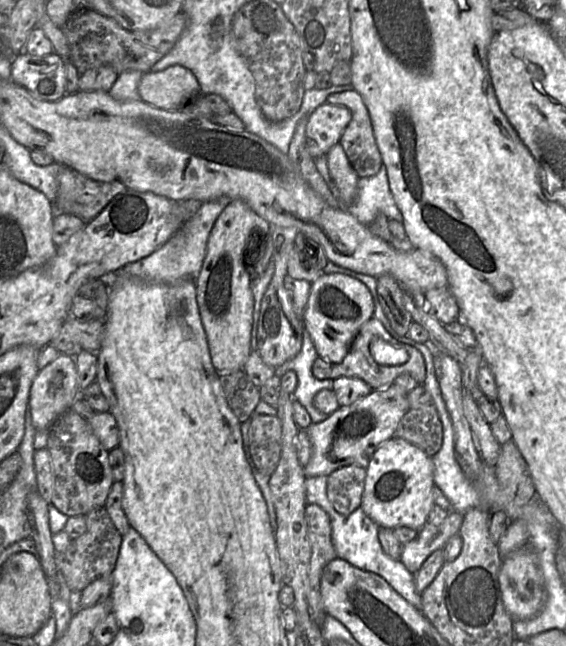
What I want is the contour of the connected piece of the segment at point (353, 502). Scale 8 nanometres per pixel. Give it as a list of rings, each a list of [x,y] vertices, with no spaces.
[[[348,465],[327,477],[327,496],[338,513],[348,516],[361,506],[366,468]]]

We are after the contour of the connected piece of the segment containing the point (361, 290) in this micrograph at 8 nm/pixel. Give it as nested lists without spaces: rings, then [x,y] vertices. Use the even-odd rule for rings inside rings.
[[[324,273],[311,285],[303,322],[318,356],[329,362],[340,363],[348,354],[359,329],[373,317],[373,313],[372,295],[363,282],[341,273]]]

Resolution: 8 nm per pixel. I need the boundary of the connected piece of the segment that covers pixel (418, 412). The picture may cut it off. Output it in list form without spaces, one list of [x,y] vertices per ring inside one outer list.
[[[434,404],[410,409],[399,423],[396,436],[417,446],[430,457],[437,454],[443,445],[444,431]]]

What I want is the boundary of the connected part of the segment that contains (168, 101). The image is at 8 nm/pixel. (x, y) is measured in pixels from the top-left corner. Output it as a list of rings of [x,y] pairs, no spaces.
[[[181,65],[143,72],[138,92],[143,101],[164,110],[178,110],[201,93],[195,75]]]

